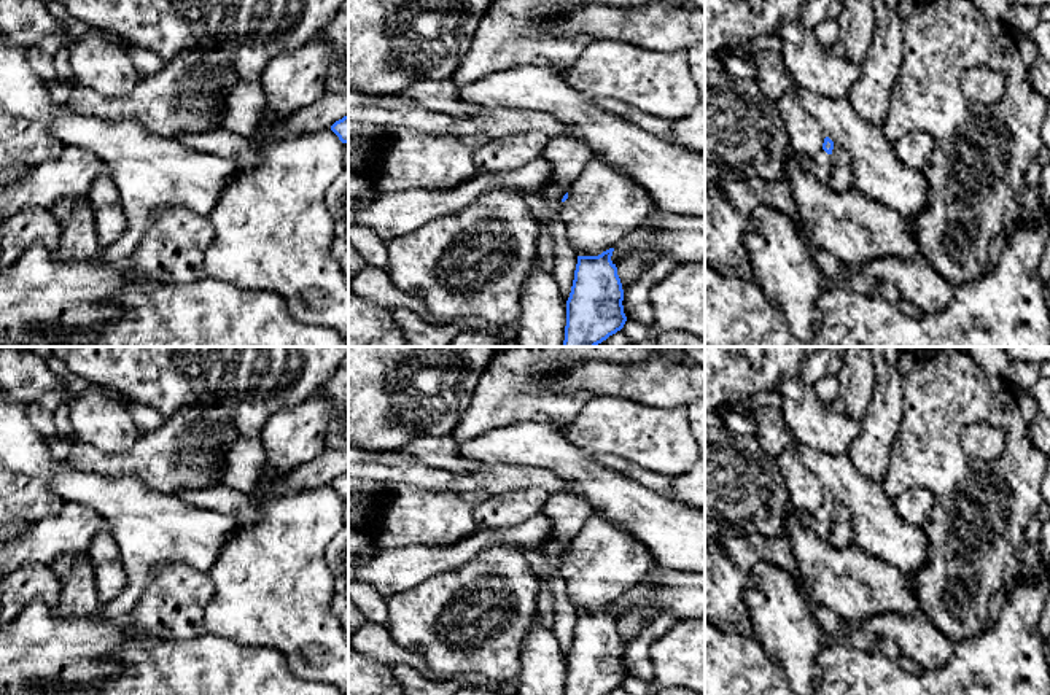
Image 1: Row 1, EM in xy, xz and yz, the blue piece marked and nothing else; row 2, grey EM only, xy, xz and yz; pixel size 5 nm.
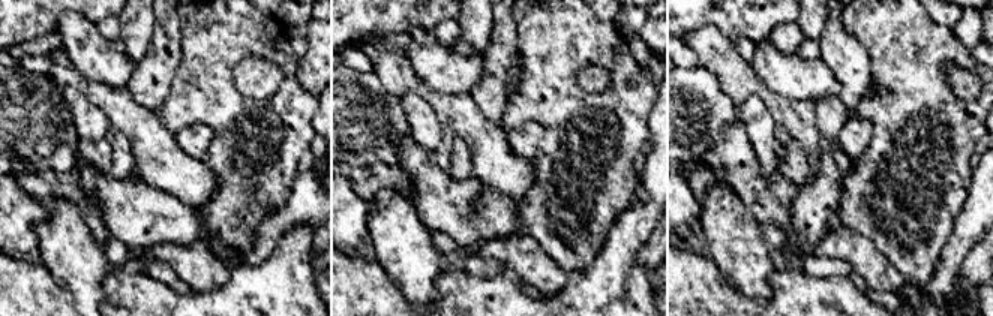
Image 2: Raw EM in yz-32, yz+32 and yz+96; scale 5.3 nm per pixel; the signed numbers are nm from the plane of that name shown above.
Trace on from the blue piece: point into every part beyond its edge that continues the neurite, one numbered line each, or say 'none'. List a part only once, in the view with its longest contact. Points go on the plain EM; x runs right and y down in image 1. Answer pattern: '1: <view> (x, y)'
1: yz (820, 522)

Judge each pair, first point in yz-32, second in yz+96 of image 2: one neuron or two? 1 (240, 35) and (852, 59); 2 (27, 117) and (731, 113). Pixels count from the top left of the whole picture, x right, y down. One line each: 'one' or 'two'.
1: two
2: one

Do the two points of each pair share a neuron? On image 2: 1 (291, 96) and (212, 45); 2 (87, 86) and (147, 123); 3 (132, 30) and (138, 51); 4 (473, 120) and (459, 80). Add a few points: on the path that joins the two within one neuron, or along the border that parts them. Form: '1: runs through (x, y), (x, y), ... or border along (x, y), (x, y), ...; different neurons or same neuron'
1: runs through (290, 71), (266, 45), (237, 45); same neuron
2: runs through (102, 96), (114, 102), (132, 120); same neuron
3: runs through (135, 35), (135, 47); same neuron
4: border along (429, 86), (446, 93), (470, 95); different neurons

